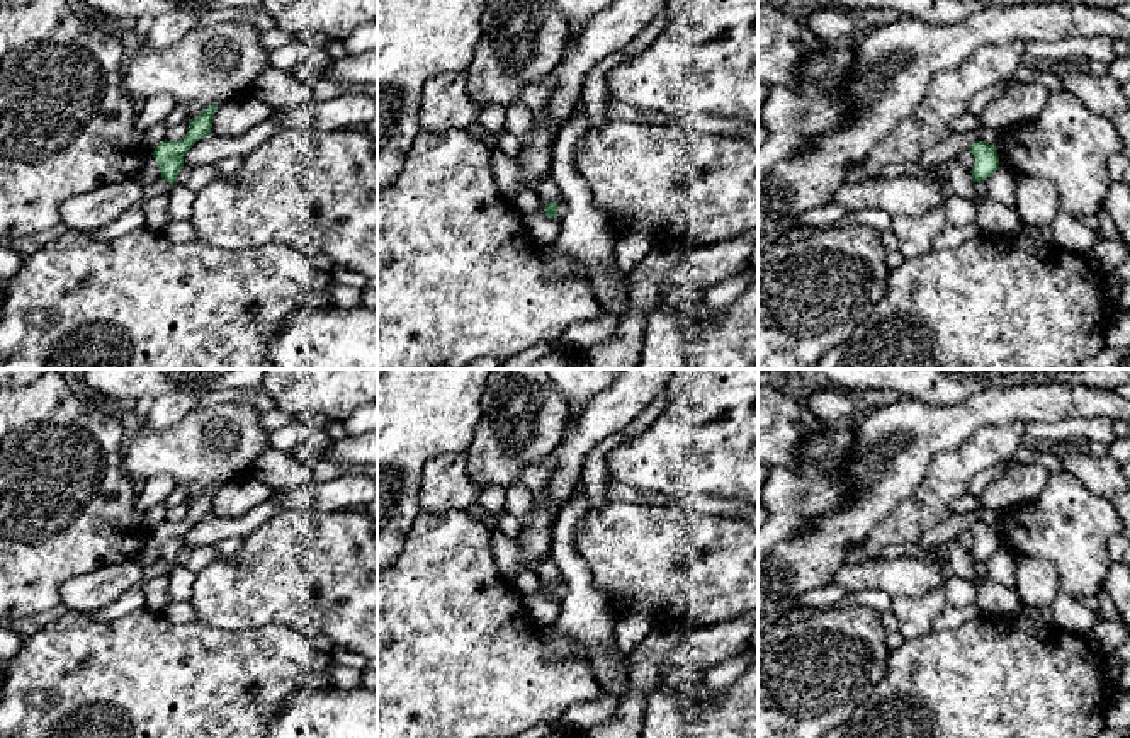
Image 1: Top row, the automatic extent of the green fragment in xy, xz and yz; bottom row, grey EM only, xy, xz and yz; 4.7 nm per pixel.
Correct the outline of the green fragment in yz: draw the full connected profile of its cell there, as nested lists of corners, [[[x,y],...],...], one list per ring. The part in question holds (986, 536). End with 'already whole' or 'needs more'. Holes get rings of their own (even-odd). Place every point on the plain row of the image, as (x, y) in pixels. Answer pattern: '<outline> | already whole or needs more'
[[[974,522],[969,529],[975,544],[970,551],[974,563],[984,563],[992,553],[999,549],[997,529],[986,522]]] | already whole

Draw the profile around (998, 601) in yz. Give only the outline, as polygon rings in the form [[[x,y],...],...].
[[[957,537],[945,549],[950,575],[960,576],[977,587],[975,605],[991,617],[1016,617],[1021,612],[1021,600],[1016,590],[994,583],[975,573],[974,559]]]

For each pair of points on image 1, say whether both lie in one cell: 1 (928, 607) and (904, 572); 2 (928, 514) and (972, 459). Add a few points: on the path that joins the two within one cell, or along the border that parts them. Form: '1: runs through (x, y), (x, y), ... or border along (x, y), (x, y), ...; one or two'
1: border along (943, 587), (892, 597); two
2: runs through (932, 500), (959, 473); one

